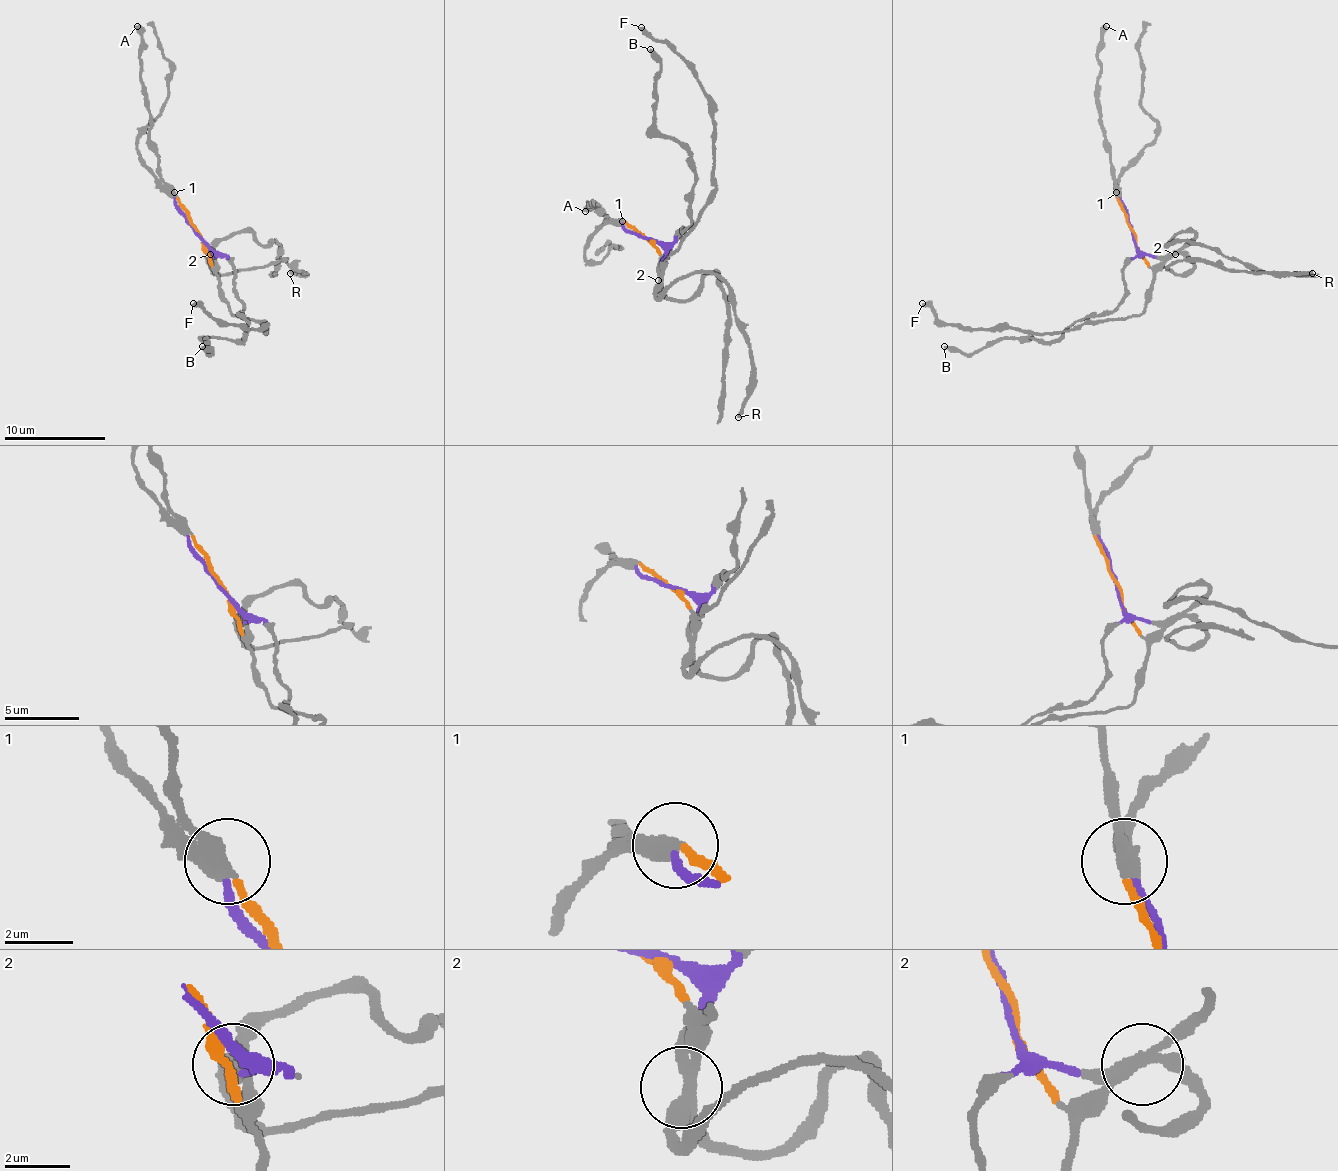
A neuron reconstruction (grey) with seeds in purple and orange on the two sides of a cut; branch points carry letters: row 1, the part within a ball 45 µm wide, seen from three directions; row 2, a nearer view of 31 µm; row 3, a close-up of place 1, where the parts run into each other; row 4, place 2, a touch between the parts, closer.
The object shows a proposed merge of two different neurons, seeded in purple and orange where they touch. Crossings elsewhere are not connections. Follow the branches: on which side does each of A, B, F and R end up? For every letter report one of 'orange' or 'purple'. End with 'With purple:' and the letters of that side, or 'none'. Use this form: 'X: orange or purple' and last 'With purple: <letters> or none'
A: orange
B: purple
F: orange
R: orange
With purple: B

